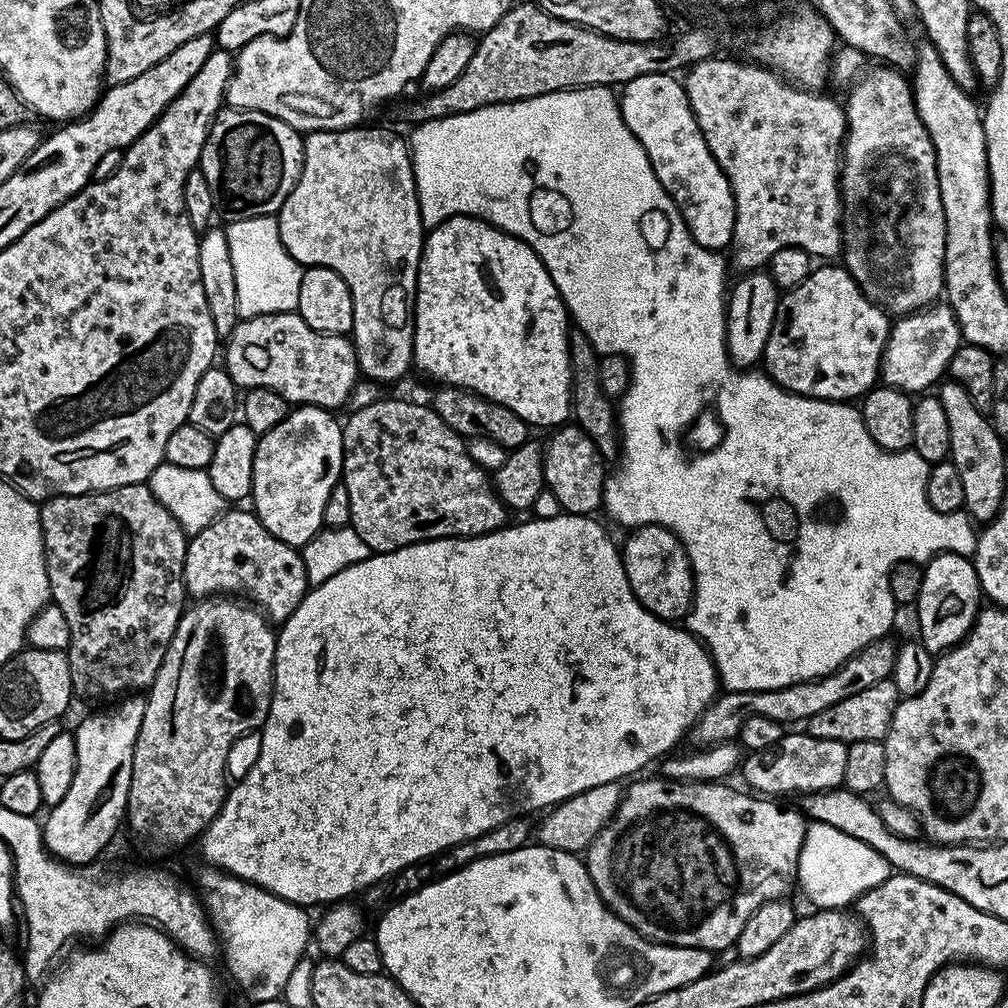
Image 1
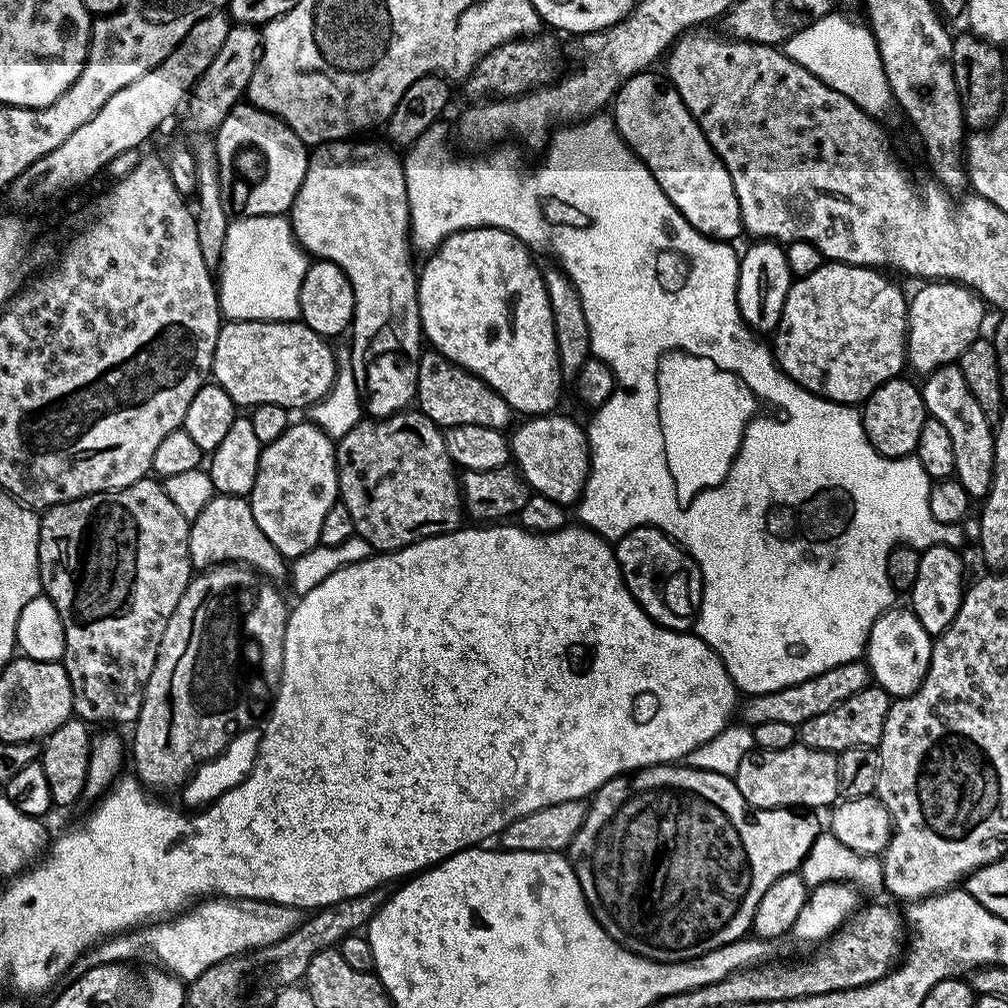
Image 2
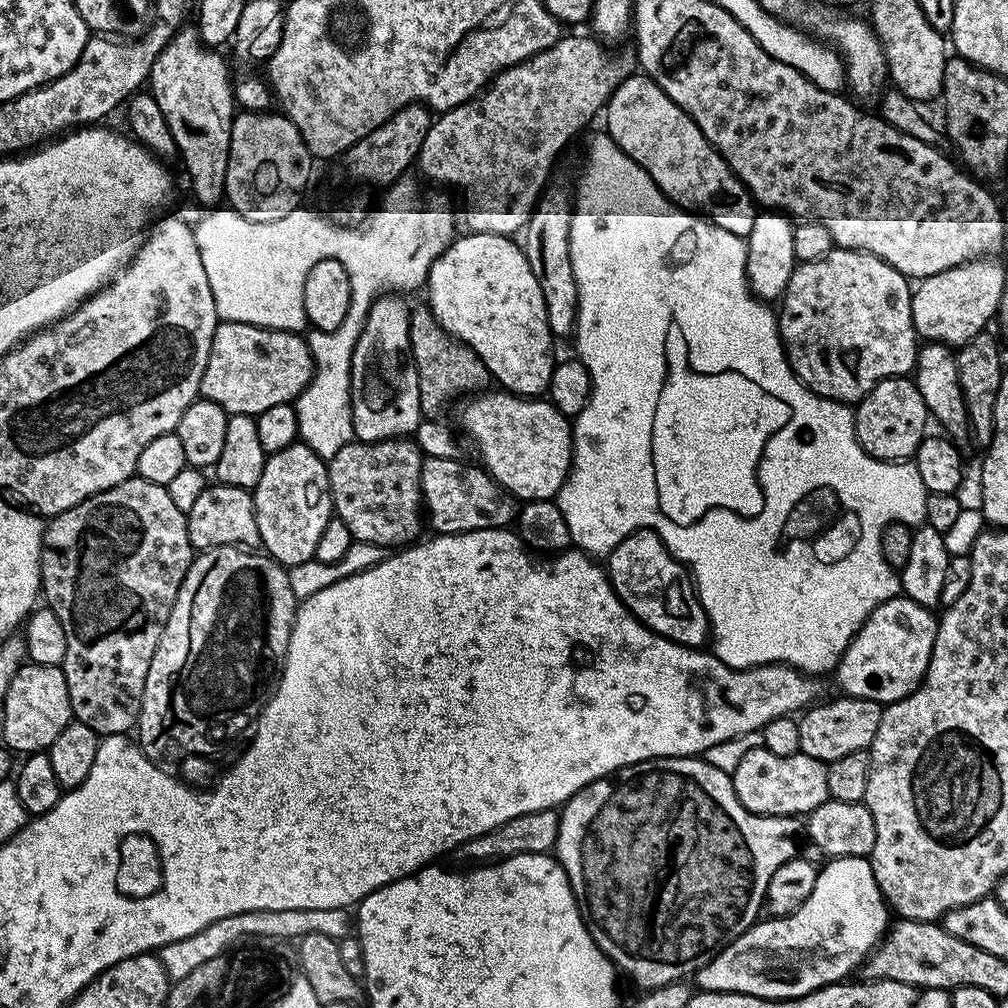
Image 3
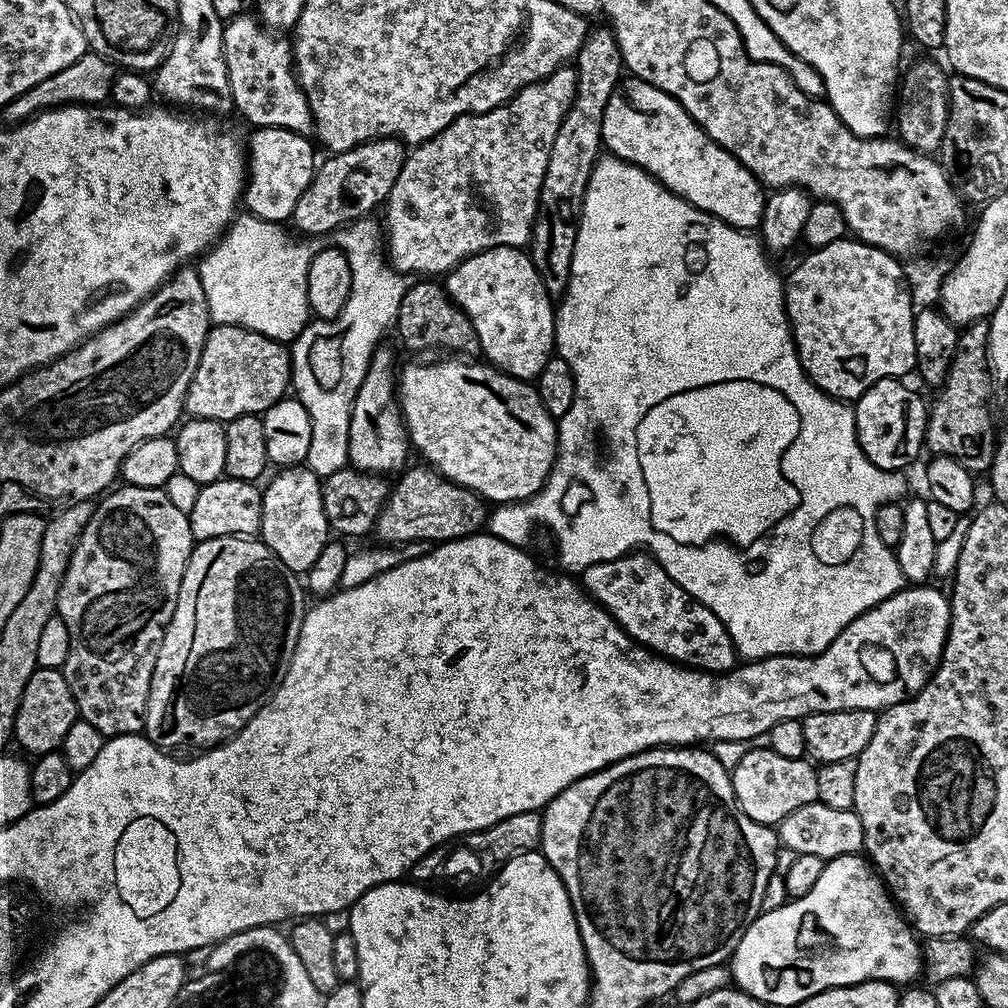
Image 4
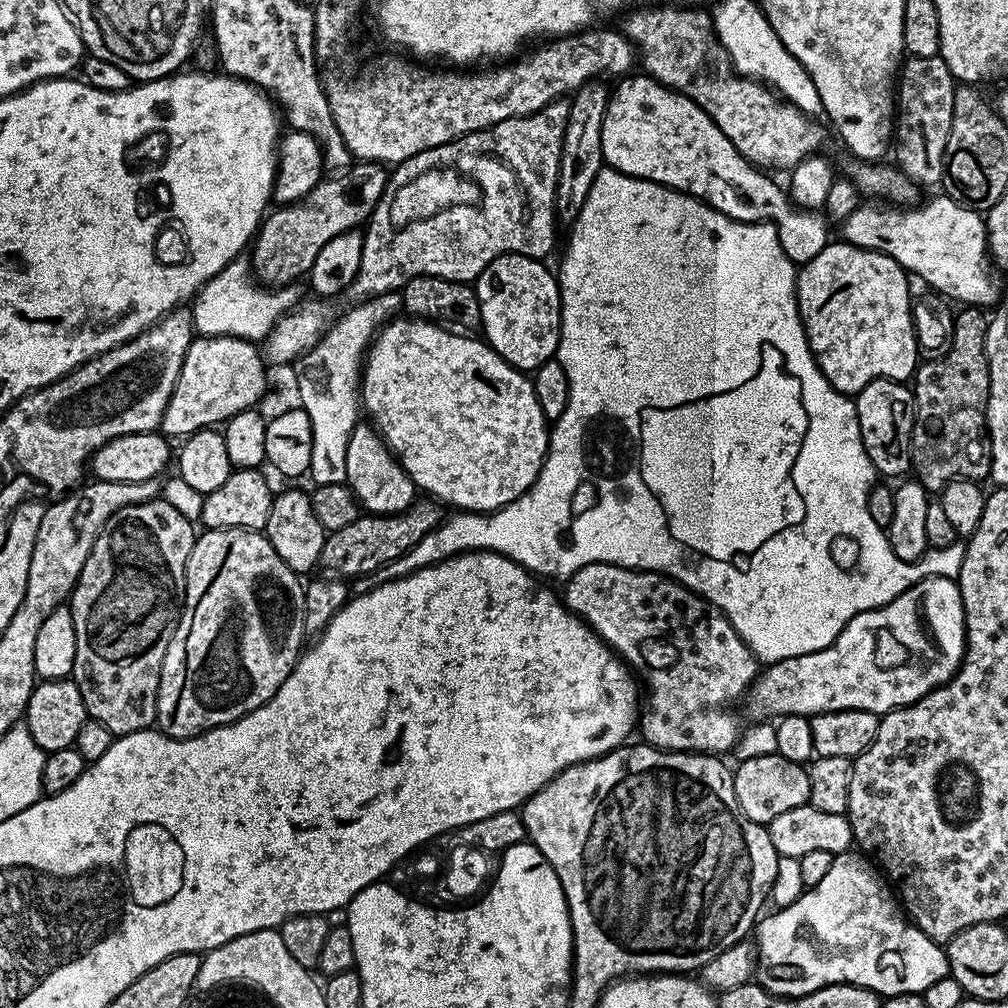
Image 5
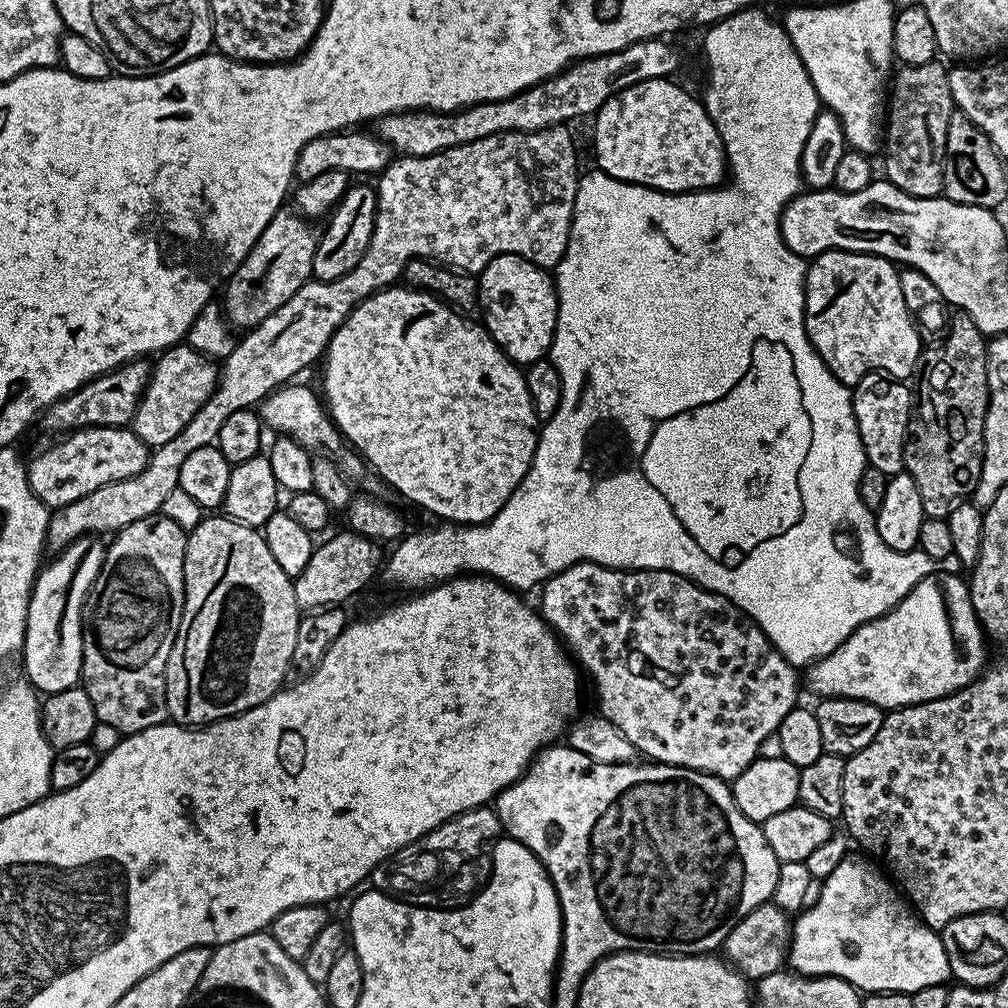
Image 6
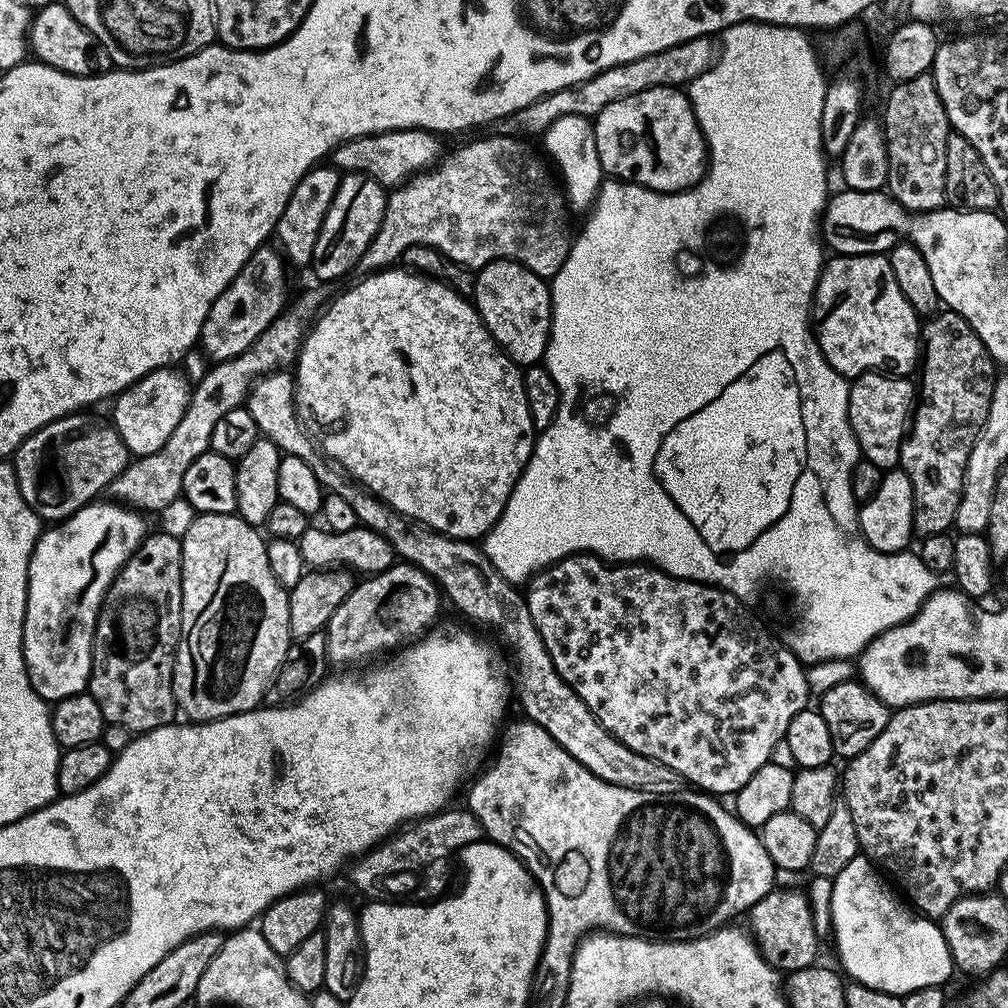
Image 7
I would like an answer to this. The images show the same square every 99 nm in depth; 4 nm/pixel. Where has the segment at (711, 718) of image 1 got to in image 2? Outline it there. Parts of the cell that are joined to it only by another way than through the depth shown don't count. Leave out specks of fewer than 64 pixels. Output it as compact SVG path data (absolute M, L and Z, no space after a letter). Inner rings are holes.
M863 659L851 660L842 666L834 666L834 670L826 670L814 678L806 678L806 682L798 682L794 686L786 686L782 690L774 690L766 694L757 696L749 695L748 700L739 705L738 716L743 723L755 726L762 722L790 722L799 725L809 718L815 718L817 714L822 714L838 702L846 702L858 690L869 687L870 673L868 665Z

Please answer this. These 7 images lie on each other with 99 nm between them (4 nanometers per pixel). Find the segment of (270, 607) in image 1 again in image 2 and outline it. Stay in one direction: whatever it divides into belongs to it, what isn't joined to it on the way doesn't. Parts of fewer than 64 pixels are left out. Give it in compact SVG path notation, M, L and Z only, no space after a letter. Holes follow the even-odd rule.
M214 494L202 514L198 514L188 525L188 549L193 569L203 570L216 564L242 564L253 568L261 576L273 582L287 577L290 572L286 557L262 534L258 522L254 522L254 510L243 496Z

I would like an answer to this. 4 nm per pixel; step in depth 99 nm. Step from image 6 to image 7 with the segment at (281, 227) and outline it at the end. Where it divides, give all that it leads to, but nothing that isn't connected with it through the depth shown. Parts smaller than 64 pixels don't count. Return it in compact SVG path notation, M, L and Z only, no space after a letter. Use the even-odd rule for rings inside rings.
M271 247L258 249L248 259L246 266L238 270L230 286L222 290L222 294L218 294L214 306L210 306L210 314L206 314L206 322L202 322L198 341L203 355L209 361L229 360L242 354L284 311L289 269L286 267L285 257L275 247Z

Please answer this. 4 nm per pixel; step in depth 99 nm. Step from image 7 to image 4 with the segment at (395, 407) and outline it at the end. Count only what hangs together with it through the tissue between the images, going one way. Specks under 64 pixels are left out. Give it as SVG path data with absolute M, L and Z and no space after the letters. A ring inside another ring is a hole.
M444 358L437 364L408 364L399 369L398 372L398 399L400 409L404 414L405 424L408 427L408 439L411 447L421 452L423 459L427 461L436 471L443 473L448 480L455 484L461 484L464 488L474 490L485 501L493 505L511 504L513 502L523 502L529 496L538 492L541 486L548 480L548 475L552 473L553 466L556 465L556 450L558 447L558 424L553 416L542 406L542 398L536 392L535 387L527 380L519 380L513 376L507 376L499 368L487 363L471 364L468 358Z

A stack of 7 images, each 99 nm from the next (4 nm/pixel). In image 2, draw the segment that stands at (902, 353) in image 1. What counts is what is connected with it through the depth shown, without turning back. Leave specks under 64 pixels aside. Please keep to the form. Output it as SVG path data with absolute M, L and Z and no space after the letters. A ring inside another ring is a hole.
M928 282L908 300L908 347L906 364L921 374L929 374L959 361L970 342L981 339L985 301L959 282Z

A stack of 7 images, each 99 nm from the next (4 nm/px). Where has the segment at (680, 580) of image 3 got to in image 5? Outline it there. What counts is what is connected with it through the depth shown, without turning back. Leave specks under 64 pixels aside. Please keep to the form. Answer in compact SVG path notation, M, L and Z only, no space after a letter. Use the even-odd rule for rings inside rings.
M587 564L582 566L573 576L567 577L568 584L562 591L562 603L569 608L581 620L585 620L602 639L608 643L608 647L628 665L629 669L642 681L643 687L649 688L646 692L646 710L641 711L638 717L638 732L641 732L643 743L651 744L654 748L665 748L668 752L706 752L709 754L731 753L739 744L742 735L742 724L734 713L728 712L727 704L732 704L736 699L743 697L752 687L758 675L758 661L754 653L744 644L744 639L736 633L730 621L719 612L713 604L708 603L703 596L679 584L671 576L663 576L661 572L645 572L634 568L623 568L617 564Z

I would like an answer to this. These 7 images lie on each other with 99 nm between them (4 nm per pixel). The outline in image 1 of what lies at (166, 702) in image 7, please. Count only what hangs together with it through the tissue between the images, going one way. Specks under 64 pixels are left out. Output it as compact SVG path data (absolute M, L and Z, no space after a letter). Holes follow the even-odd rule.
M147 483L118 486L105 492L87 492L81 496L55 496L39 505L40 529L44 539L44 561L48 575L48 594L51 603L66 614L66 623L70 626L70 642L66 649L68 665L70 666L70 682L72 691L77 697L89 696L96 700L99 696L116 696L121 694L136 694L141 690L151 688L162 662L166 658L168 643L174 638L174 630L180 621L180 615L186 607L184 591L184 563L189 537L184 527L154 498L151 487Z

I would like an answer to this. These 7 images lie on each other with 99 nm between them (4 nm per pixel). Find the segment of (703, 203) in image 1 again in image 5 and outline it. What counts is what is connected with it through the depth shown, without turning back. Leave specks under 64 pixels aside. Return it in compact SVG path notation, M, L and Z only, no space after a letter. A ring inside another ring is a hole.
M647 74L629 75L621 79L620 84L609 95L606 118L602 122L602 154L605 165L617 168L628 176L637 176L643 180L653 180L656 184L664 184L675 192L685 192L687 196L695 196L703 200L714 210L726 214L731 220L743 224L762 224L775 222L778 225L782 250L793 262L813 260L814 257L830 243L828 236L829 221L816 210L794 210L790 197L783 187L780 188L771 180L767 171L750 163L718 130L718 126L688 96L660 84Z

